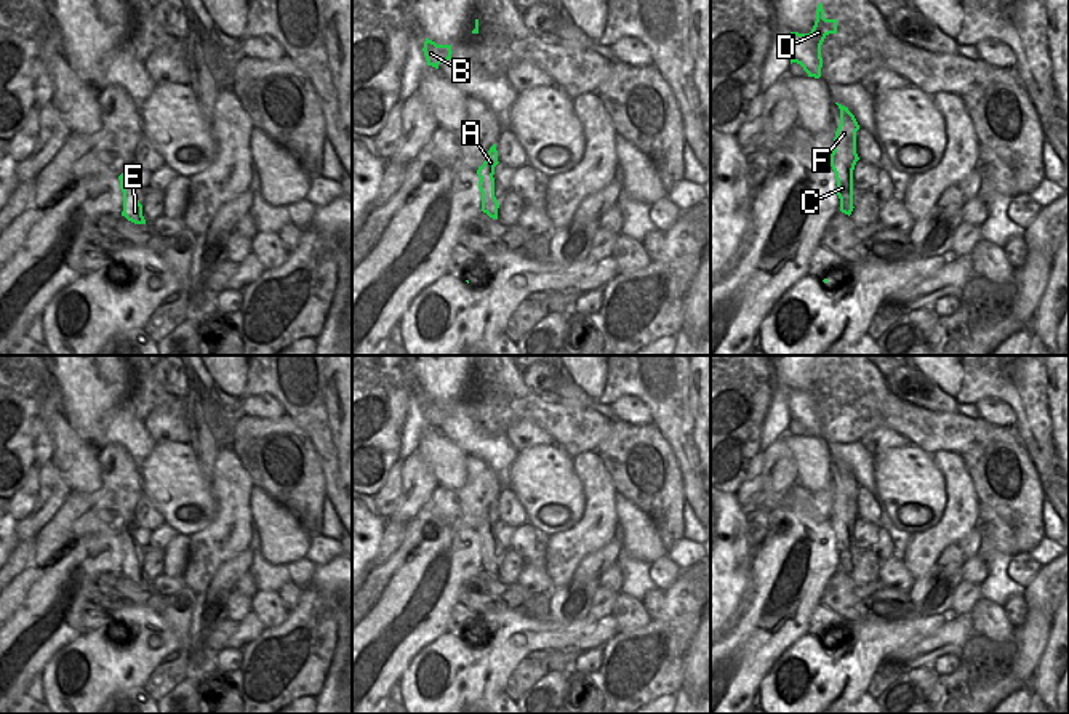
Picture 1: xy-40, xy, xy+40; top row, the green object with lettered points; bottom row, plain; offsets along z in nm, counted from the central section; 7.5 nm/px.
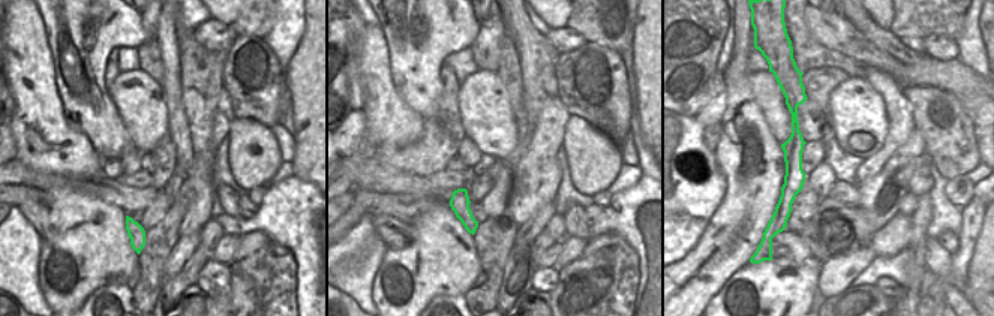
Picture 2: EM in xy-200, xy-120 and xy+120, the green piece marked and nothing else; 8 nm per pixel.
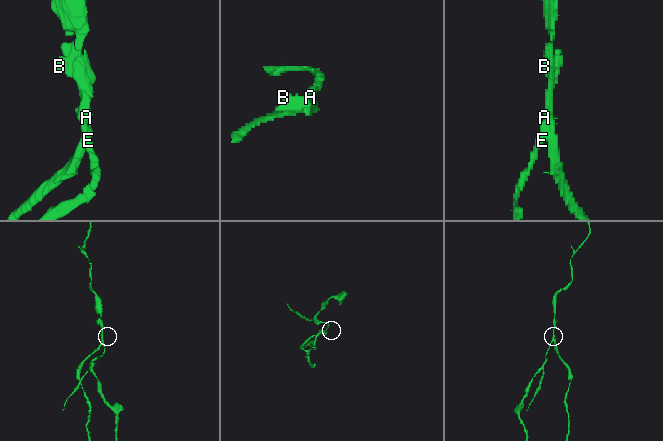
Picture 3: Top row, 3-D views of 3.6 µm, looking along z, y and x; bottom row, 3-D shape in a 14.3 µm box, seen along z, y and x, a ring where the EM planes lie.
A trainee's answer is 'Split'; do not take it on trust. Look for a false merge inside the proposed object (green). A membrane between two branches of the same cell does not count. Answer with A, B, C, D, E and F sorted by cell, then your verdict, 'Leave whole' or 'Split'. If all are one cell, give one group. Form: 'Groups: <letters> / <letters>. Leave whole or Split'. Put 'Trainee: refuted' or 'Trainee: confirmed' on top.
Trainee: confirmed
Groups: A B D F / C E. Split.

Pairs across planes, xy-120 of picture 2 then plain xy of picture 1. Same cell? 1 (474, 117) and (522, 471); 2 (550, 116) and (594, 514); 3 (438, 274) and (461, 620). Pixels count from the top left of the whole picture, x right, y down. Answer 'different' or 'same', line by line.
1: same
2: same
3: different

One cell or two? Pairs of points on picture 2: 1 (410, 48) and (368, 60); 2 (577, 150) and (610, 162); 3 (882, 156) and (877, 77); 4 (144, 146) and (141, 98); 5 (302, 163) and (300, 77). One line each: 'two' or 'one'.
1: two
2: one
3: one
4: one
5: one

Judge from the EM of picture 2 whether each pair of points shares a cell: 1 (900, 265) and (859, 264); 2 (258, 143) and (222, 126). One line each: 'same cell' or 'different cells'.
1: different cells
2: different cells

